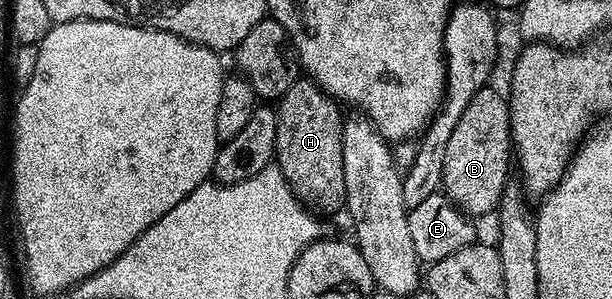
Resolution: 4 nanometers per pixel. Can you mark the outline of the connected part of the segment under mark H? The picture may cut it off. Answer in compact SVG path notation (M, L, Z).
M299 77L277 100L278 124L276 125L276 145L274 157L276 166L284 173L288 185L303 204L311 208L323 207L330 211L333 207L341 208L346 198L346 186L344 185L344 153L342 152L342 124L344 115L341 115L339 104L331 99L313 79Z

